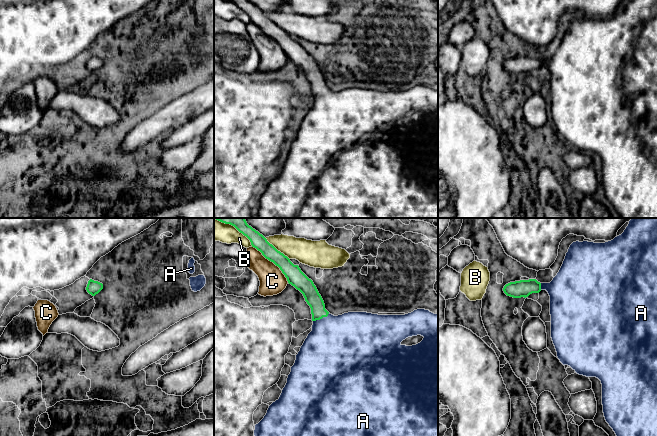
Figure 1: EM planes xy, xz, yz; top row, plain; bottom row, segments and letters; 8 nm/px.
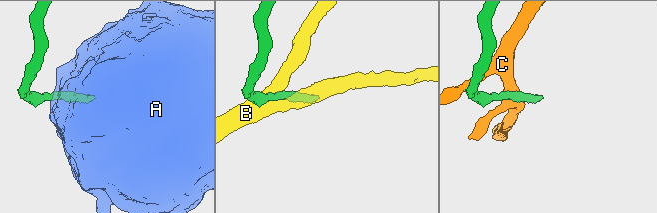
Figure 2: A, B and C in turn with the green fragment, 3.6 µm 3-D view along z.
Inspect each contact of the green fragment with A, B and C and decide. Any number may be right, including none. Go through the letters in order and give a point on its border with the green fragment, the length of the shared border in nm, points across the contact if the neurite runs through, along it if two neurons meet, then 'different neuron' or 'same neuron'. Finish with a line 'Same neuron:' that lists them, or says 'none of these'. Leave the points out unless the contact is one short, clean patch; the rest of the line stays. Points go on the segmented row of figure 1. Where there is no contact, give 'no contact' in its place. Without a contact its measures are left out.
A: meets green in xz at (321, 318); contact 150 nm long; runs through xz (312, 297), (321, 318), (336, 345); same neuron
B: meets green in xz at (276, 249); contact 260 nm long; different neuron
C: meets green in xz at (272, 261); contact 420 nm long; border along xz (251, 246), (255, 247), (272, 261), (288, 282); different neuron
Same neuron: A

